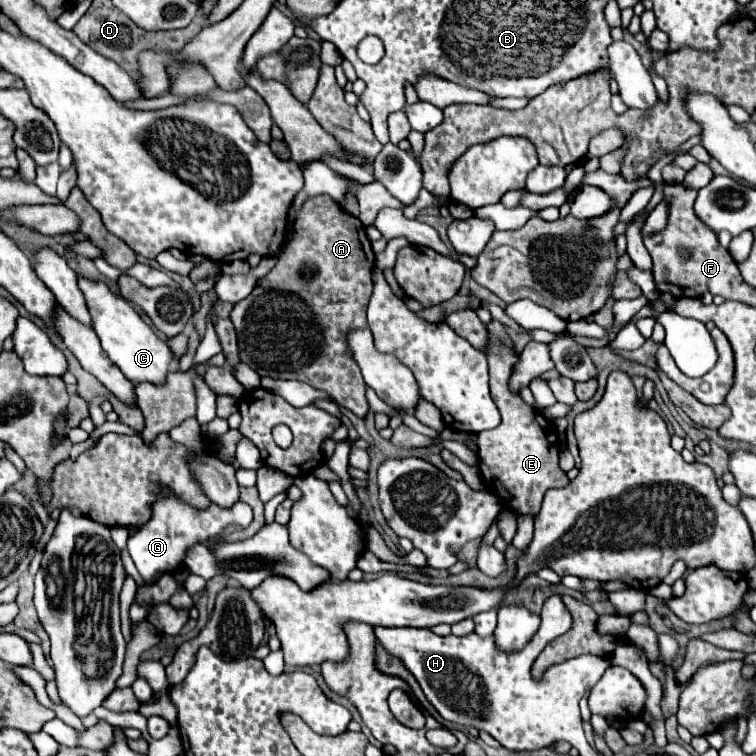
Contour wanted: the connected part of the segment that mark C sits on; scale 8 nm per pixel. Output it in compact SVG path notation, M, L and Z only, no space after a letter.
M78 275L78 287L86 299L86 307L92 315L92 329L96 331L102 349L112 359L112 363L132 381L132 383L164 383L168 365L174 361L168 345L142 321L136 309L122 297L114 295L108 285L100 279L88 279Z

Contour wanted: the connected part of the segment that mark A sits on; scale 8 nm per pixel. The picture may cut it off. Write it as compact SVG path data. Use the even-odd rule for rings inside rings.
M326 195L308 197L296 215L292 241L278 257L274 269L254 287L250 297L234 305L230 319L238 333L240 361L252 367L260 377L268 375L272 379L298 379L322 389L356 417L366 419L366 383L362 381L358 365L348 355L346 333L358 327L368 327L366 307L372 295L372 267L374 251L360 219L350 215Z

